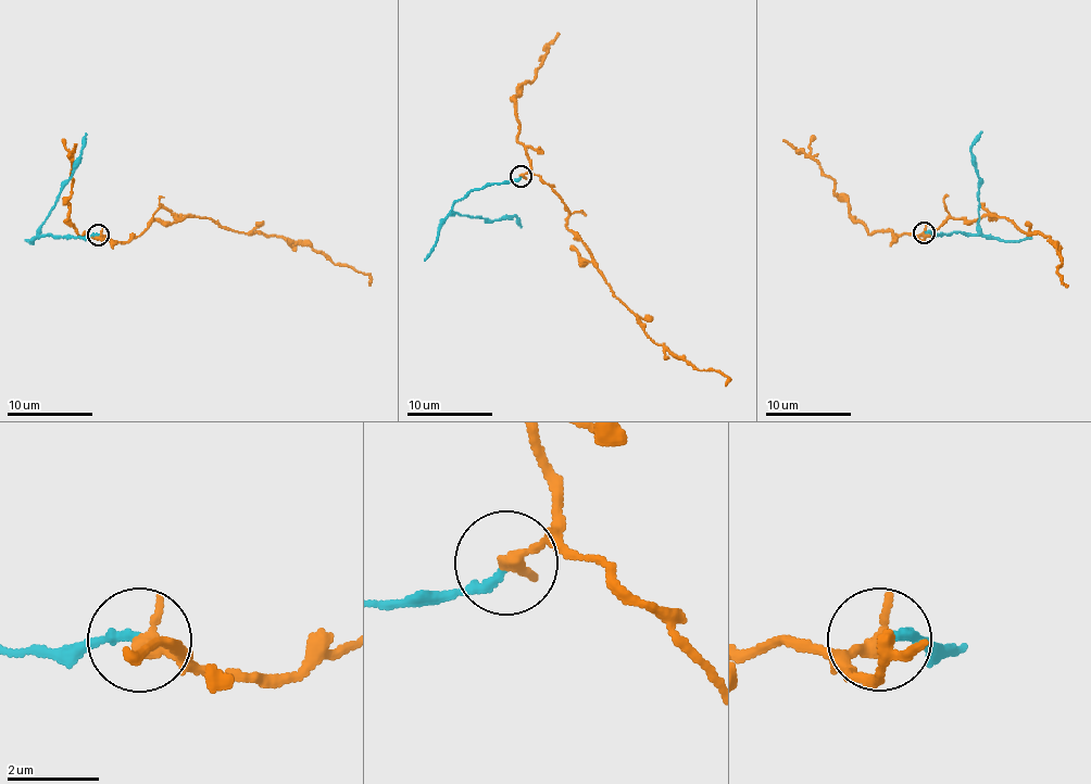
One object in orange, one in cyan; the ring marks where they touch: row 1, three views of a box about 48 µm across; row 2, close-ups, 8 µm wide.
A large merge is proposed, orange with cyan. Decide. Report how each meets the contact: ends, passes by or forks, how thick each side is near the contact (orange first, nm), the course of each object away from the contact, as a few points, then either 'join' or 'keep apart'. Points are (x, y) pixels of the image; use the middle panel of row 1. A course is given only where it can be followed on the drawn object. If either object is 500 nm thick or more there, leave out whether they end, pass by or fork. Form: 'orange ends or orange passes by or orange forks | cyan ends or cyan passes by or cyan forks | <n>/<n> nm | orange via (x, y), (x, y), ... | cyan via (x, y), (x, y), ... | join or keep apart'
orange ends | cyan ends | 320/190 nm | orange via (522, 175), (535, 173), (547, 184), (592, 265), (656, 343), (698, 369), (726, 374), (725, 384) | cyan via (519, 177), (469, 190), (452, 210), (487, 219), (513, 215), (517, 217), (521, 228) | keep apart

